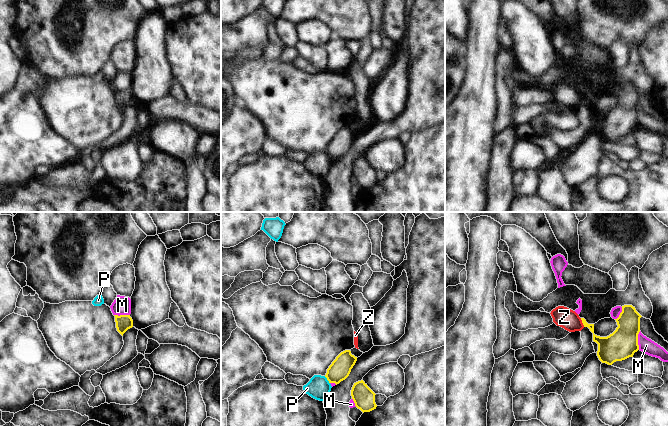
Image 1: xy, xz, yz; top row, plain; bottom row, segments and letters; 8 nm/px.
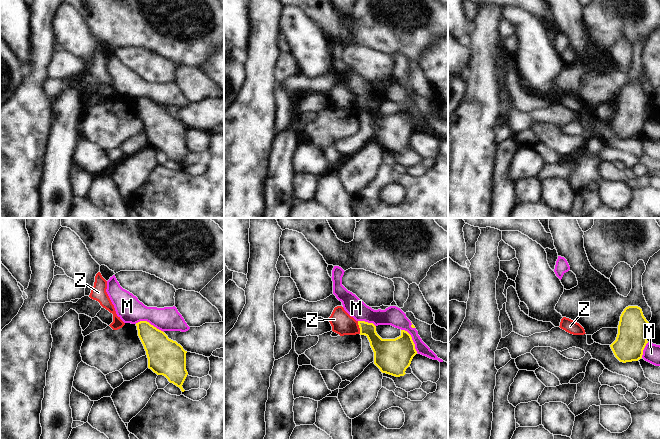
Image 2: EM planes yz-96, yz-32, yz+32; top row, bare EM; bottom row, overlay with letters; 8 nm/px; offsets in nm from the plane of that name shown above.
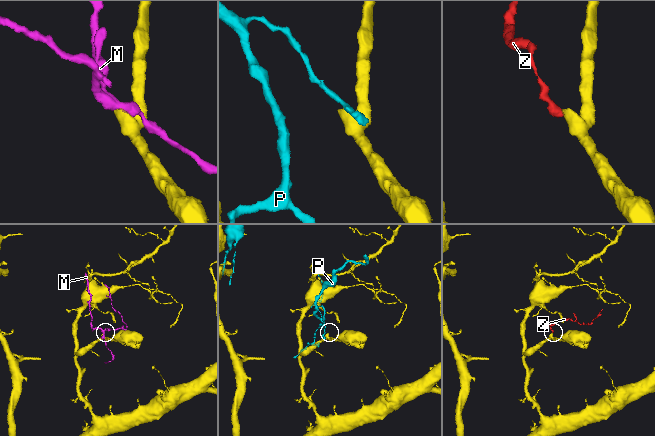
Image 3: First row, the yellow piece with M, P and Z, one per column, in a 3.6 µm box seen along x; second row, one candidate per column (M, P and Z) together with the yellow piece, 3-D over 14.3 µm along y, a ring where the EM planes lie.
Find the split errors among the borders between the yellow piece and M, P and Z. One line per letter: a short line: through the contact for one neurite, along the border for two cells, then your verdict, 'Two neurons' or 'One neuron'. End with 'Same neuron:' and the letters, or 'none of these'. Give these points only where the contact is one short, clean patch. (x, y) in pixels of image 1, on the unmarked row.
M: Two neurons
P: Two neurons
Z: Line: yz (580, 94), (584, 102). Two neurons
Same neuron: none of these

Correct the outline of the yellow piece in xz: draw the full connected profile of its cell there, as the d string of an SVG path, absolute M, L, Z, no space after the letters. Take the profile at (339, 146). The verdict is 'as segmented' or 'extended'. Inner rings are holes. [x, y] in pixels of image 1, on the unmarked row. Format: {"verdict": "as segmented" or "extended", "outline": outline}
{"verdict": "as segmented", "outline": "M350 126L341 128L327 145L325 153L329 159L339 160L349 152L356 137L357 133Z"}

